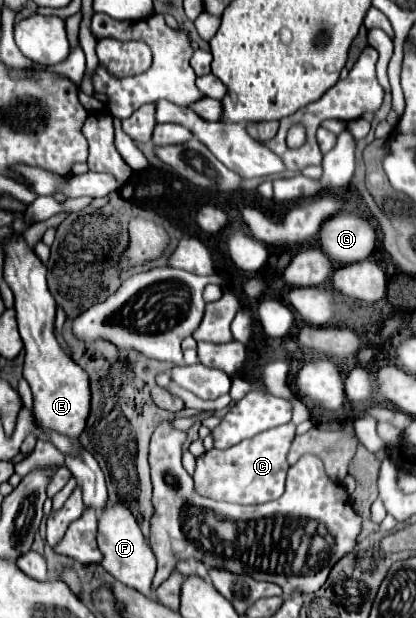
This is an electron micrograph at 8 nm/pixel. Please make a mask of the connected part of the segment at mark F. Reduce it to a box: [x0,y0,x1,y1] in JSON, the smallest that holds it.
[97,505,159,601]

